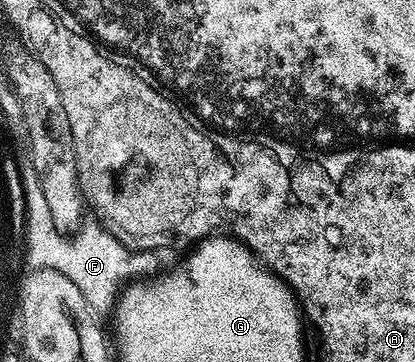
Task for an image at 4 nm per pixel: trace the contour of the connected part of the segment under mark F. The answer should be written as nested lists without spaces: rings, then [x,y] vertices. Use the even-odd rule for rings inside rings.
[[[28,158],[25,162],[16,163],[16,171],[22,174],[22,187],[26,200],[24,223],[26,223],[26,259],[33,270],[52,269],[64,273],[80,293],[99,313],[115,310],[119,302],[118,294],[129,279],[141,280],[150,277],[158,267],[158,259],[150,251],[129,251],[123,240],[115,232],[107,229],[101,222],[83,222],[74,236],[61,235],[52,221],[52,212],[48,210],[48,200],[44,198],[44,189],[40,189],[40,177]]]

